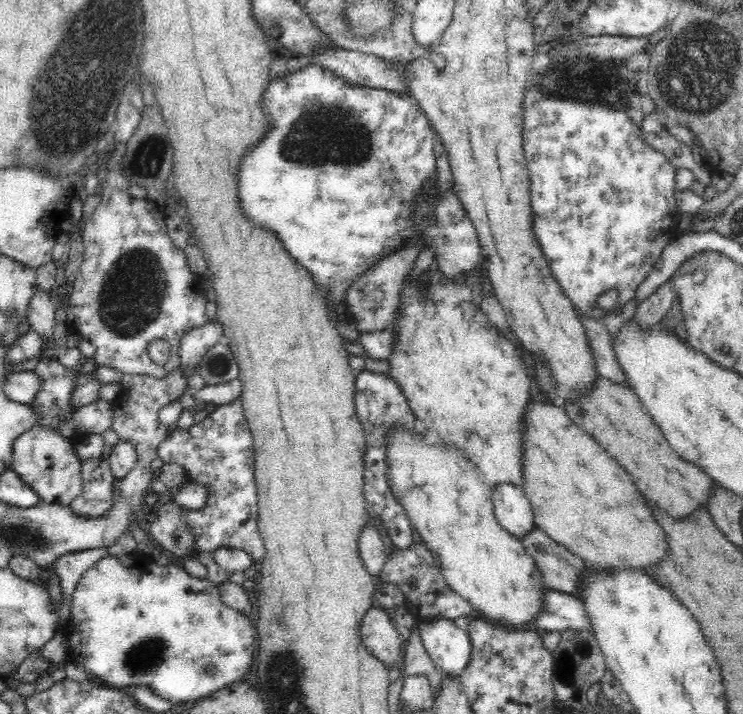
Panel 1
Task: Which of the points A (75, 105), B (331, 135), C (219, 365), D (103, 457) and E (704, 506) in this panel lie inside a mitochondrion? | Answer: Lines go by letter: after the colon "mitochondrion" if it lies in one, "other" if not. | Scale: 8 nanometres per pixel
A: mitochondrion
B: mitochondrion
C: mitochondrion
D: other
E: other

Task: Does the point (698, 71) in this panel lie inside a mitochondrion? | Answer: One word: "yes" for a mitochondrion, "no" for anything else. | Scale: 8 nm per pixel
yes

